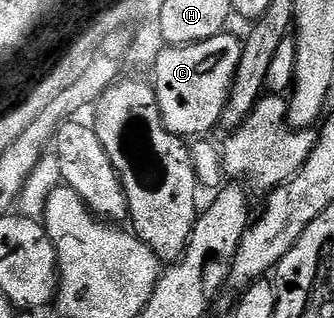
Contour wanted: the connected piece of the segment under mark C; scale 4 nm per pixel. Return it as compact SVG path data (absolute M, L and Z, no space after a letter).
M223 32L187 46L166 46L156 56L152 65L152 85L163 124L171 133L194 140L209 135L206 133L219 125L229 102L242 50L239 36L230 33Z

